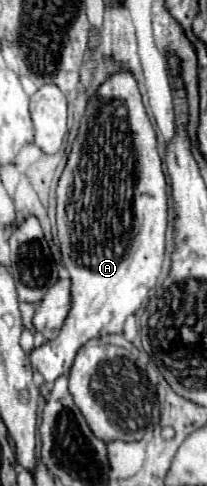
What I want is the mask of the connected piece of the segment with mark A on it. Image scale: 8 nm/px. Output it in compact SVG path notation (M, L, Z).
M121 68L121 72L111 74L89 98L79 124L79 134L71 146L67 166L57 184L57 236L63 264L71 274L73 306L59 336L43 342L43 346L37 346L27 354L31 368L37 370L45 382L55 382L59 376L69 374L73 358L85 342L123 332L125 318L141 308L161 274L165 228L167 184L157 152L155 130L145 112L135 76Z

